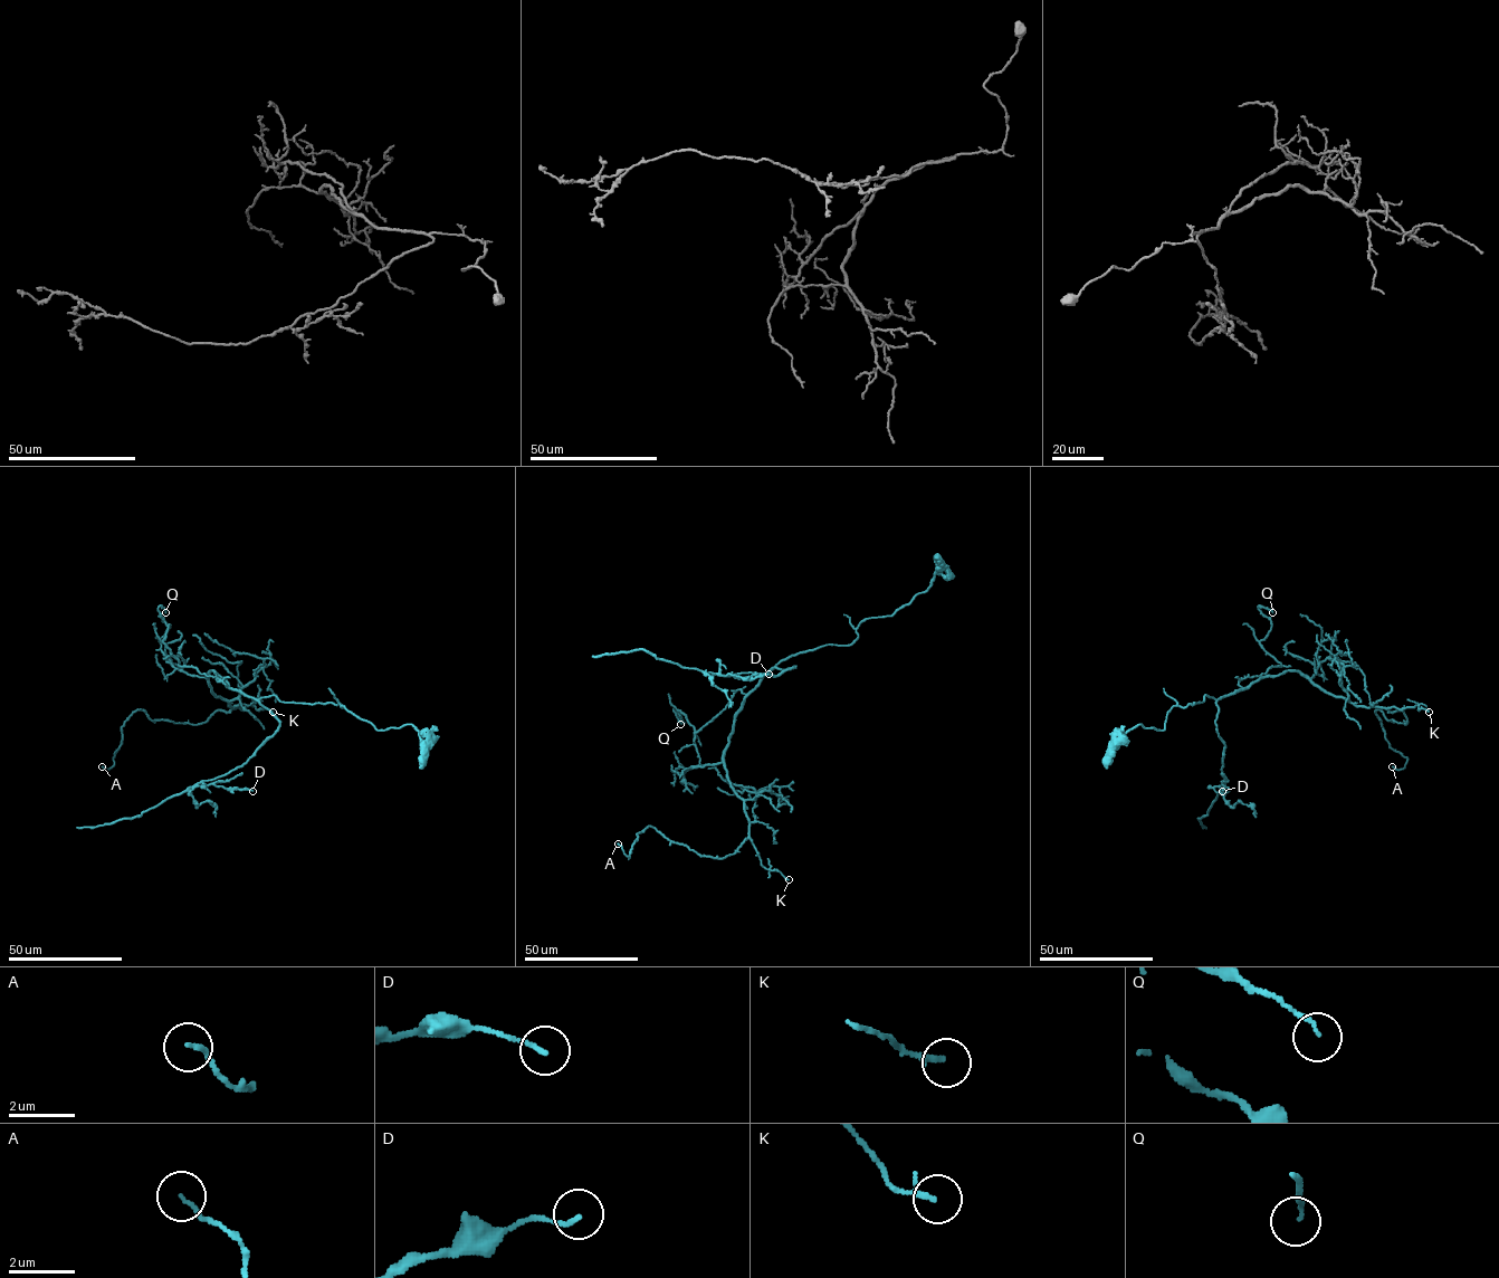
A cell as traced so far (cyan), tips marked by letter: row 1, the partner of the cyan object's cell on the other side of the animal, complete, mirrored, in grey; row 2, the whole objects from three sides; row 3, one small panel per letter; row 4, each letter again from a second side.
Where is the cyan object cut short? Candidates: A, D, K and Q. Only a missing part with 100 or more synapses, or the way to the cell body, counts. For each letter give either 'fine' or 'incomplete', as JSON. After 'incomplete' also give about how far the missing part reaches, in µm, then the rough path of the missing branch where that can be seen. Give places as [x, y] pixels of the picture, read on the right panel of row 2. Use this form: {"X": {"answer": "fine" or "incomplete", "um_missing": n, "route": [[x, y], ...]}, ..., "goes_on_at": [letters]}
{"A": {"answer": "fine"}, "D": {"answer": "fine"}, "K": {"answer": "fine"}, "Q": {"answer": "fine"}, "goes_on_at": []}

